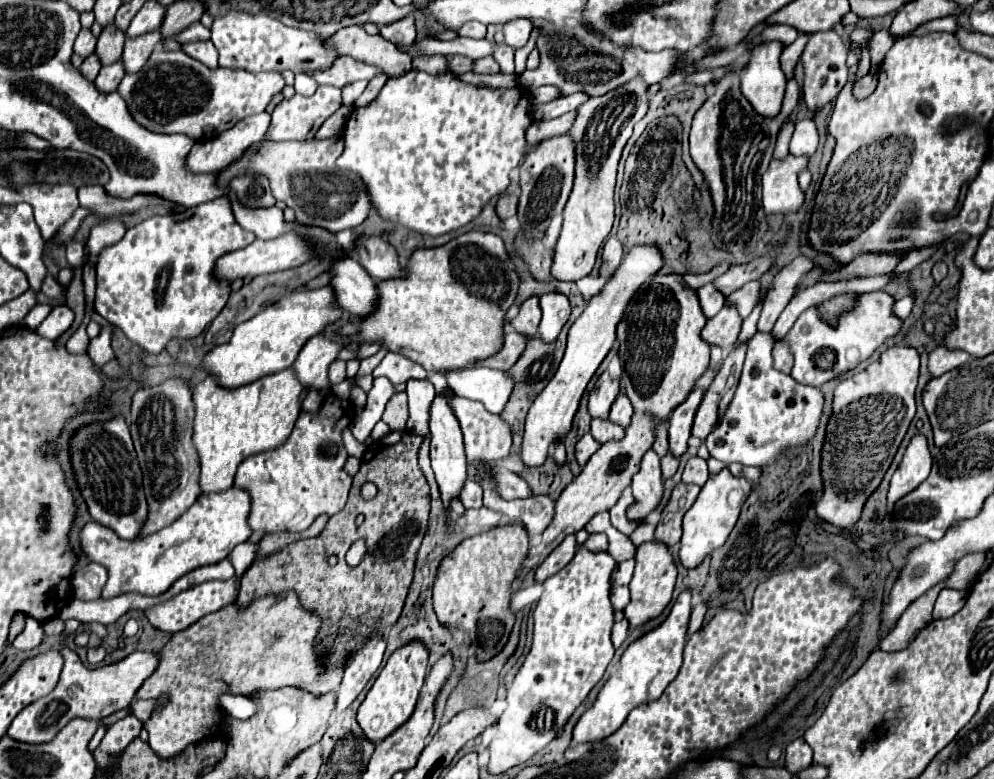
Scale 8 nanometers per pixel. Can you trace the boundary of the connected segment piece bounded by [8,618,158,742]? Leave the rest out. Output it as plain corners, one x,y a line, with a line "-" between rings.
74,618
64,620
64,632
62,632
64,640
60,644
60,654
64,658
64,668
62,668
60,680
48,696
28,704
12,720
12,724
8,728
8,734
14,740
20,740
20,742
48,742
48,740
54,738
54,734
64,724
68,724
76,716
102,720
102,718
110,716
116,710
128,708
134,694
136,694
136,690
140,688
140,684
156,670
158,654
148,654
148,652
132,652
126,658
122,658
120,662
106,664
106,666
100,666
100,668
86,668
80,662
78,654
74,650
70,650
68,644
66,644
66,638
70,634
74,634
78,630
78,626
80,626
80,622
74,620

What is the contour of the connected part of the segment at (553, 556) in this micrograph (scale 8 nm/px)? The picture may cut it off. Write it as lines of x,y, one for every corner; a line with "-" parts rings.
566,536
562,540
562,544
558,544
550,552
550,556
538,566
538,570
534,574
536,582
544,582
546,578
554,576
558,570
562,570
574,558
574,554
576,554
576,538
574,536

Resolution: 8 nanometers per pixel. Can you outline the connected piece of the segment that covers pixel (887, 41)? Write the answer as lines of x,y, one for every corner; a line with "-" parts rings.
877,30
872,34
872,38
868,38
866,46
870,52
870,72
876,74
880,64
884,62
884,54
888,54
888,50
894,46
896,36
890,34
890,30

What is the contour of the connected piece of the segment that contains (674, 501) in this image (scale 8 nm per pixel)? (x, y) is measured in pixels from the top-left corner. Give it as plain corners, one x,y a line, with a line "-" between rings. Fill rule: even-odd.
678,484
672,490
670,500
668,500
668,504
662,510
662,520
656,526
656,540
664,542
670,548
674,548
680,542
680,536
682,536
682,516
694,504
692,498
684,498
686,496
684,490
692,490
698,496
700,486
688,488
686,484

